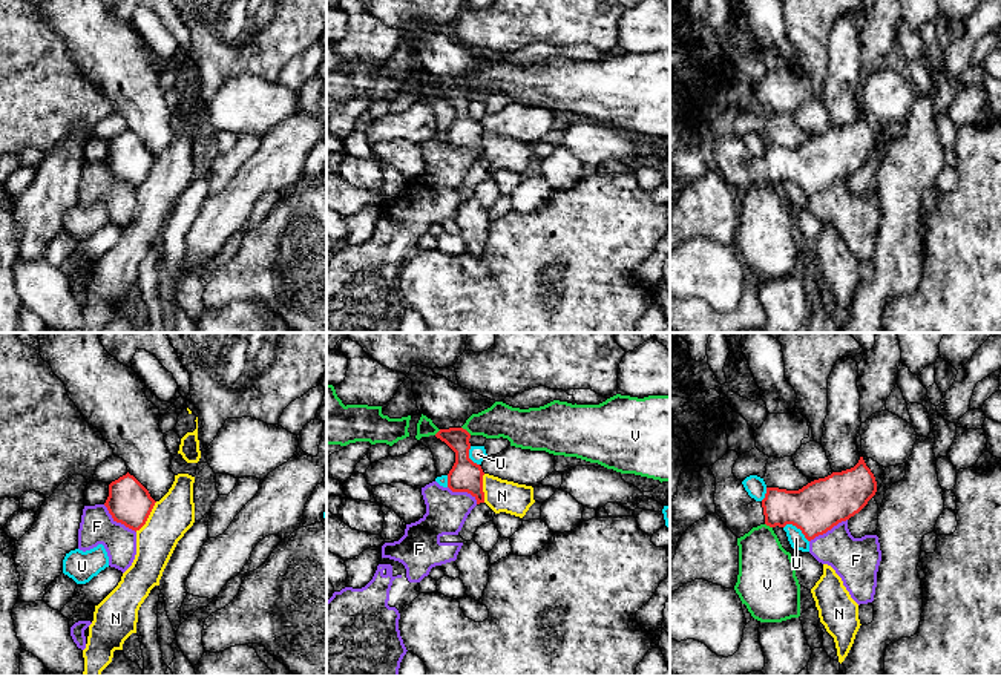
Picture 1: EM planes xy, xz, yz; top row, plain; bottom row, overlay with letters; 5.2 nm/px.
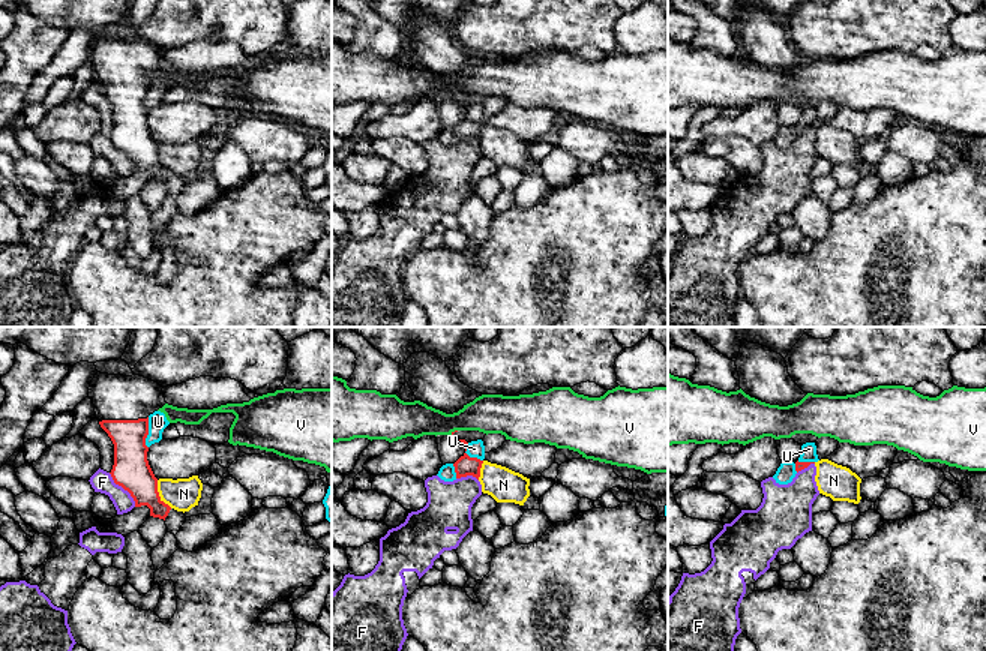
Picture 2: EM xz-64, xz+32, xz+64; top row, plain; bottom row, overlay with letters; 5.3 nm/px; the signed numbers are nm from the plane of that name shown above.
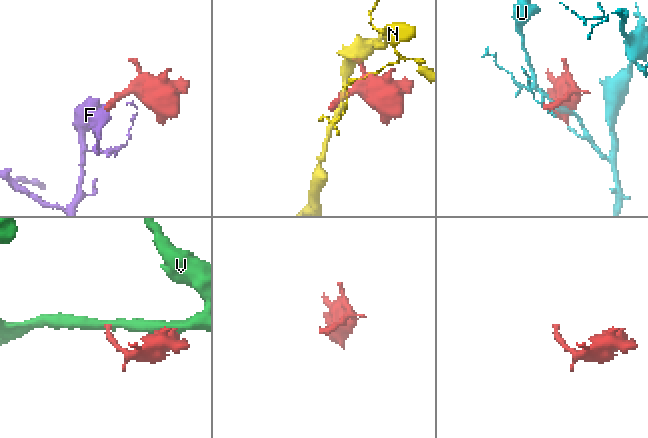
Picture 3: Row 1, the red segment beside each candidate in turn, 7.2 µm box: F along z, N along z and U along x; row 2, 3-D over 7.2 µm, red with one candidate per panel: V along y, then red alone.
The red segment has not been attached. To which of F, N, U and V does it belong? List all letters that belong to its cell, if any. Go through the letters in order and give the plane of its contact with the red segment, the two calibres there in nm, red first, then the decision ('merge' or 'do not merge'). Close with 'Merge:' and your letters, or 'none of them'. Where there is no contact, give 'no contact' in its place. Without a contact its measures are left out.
F: xy | 220/180 nm | do not merge
N: xy | 220/220 nm | do not merge
U: yz | 260/90 nm | do not merge
V: xz | 160/180 nm | do not merge
Merge: none of them

